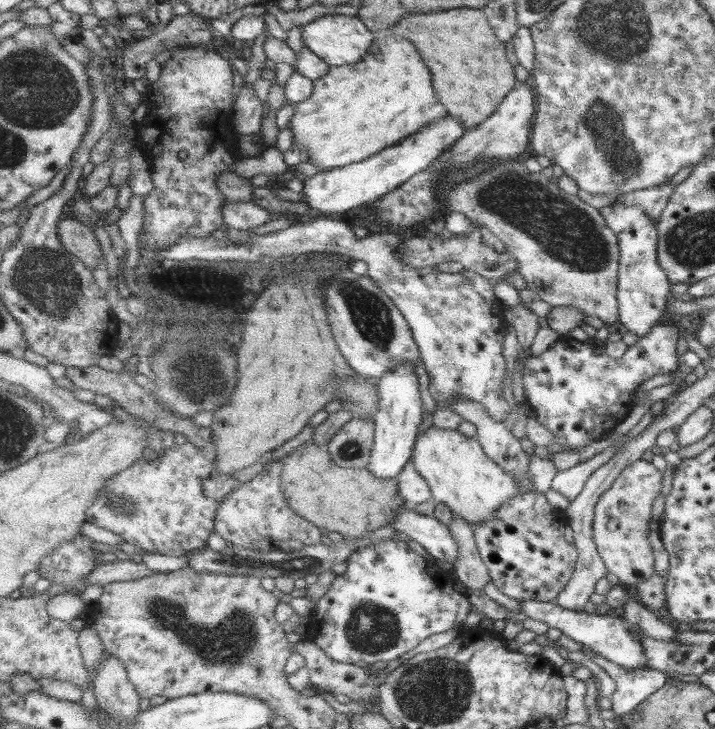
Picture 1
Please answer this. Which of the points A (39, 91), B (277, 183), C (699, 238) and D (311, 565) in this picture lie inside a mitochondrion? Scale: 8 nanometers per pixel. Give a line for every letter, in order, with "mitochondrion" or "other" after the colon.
A: mitochondrion
B: other
C: mitochondrion
D: other

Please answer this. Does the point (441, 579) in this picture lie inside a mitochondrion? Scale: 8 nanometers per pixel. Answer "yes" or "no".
no

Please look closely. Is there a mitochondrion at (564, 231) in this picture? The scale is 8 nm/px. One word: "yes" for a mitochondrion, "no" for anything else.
yes

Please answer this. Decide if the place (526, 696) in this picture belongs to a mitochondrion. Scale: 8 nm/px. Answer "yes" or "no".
no

